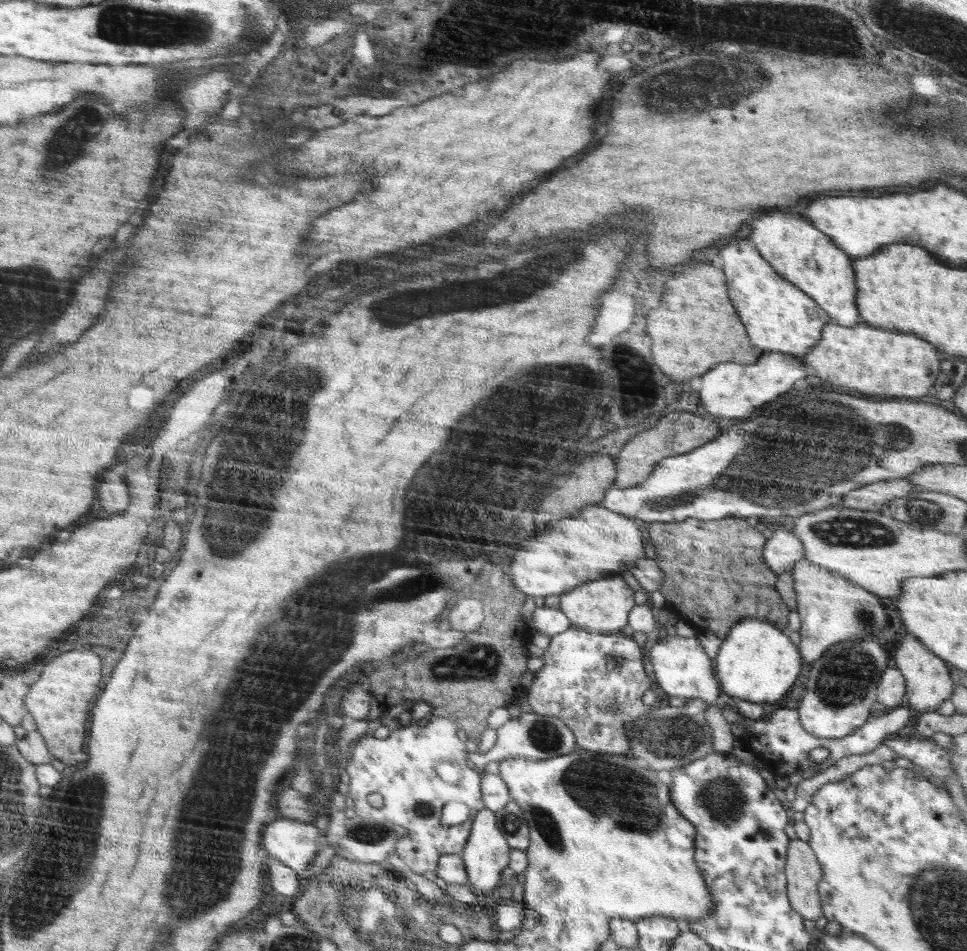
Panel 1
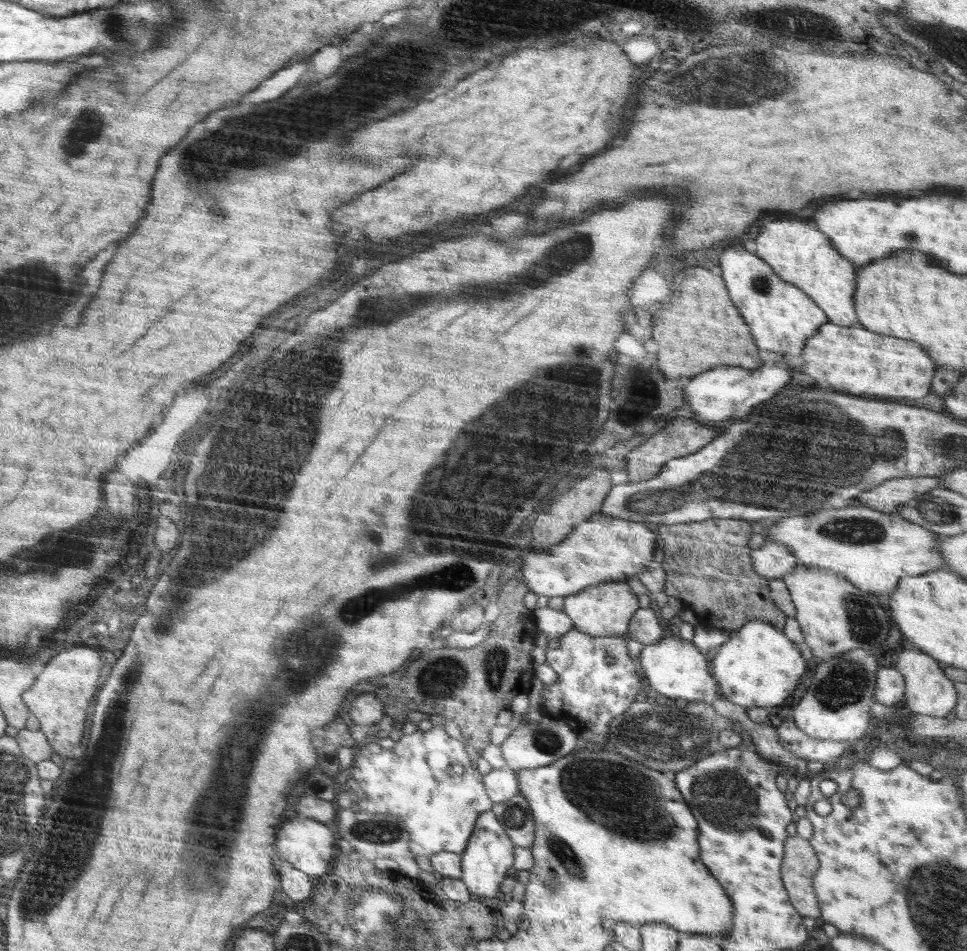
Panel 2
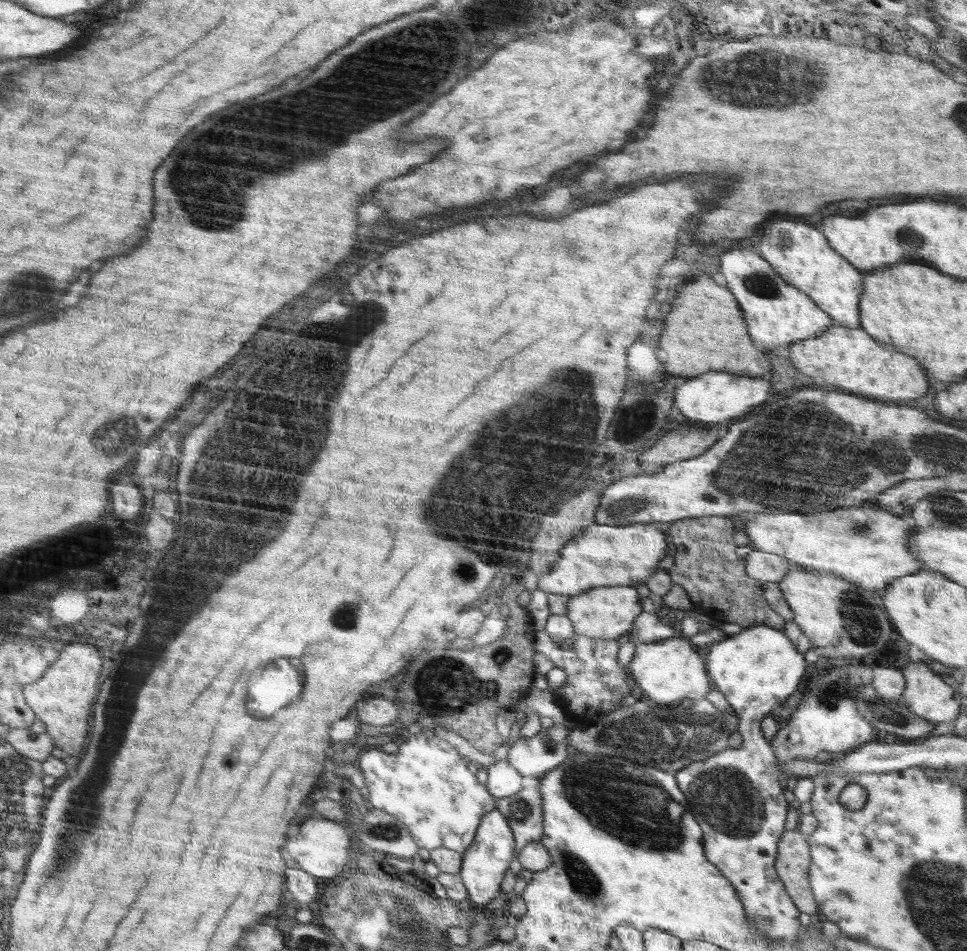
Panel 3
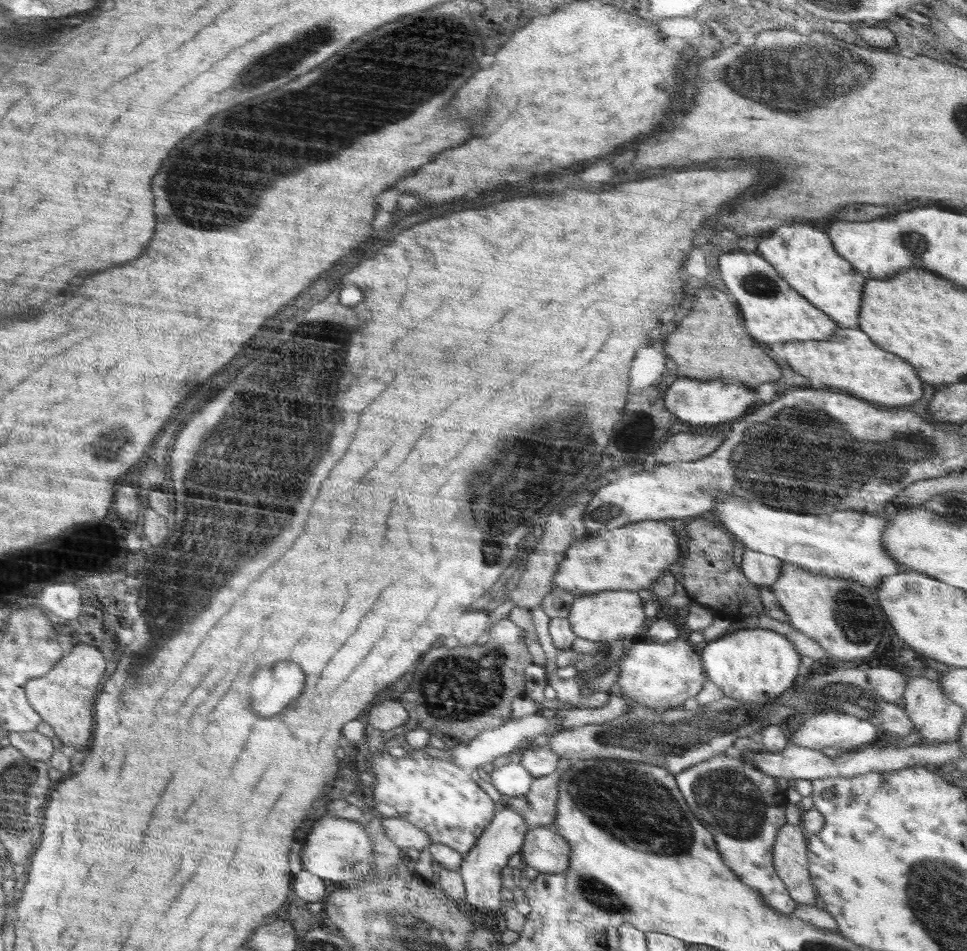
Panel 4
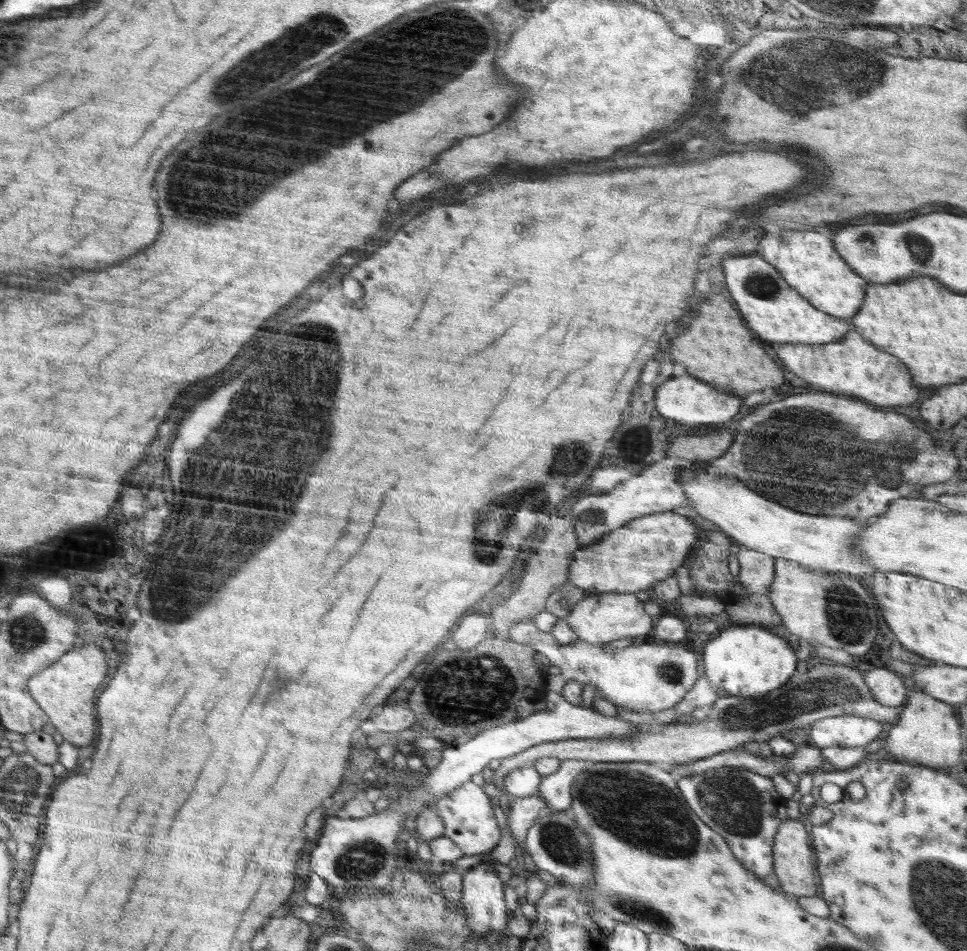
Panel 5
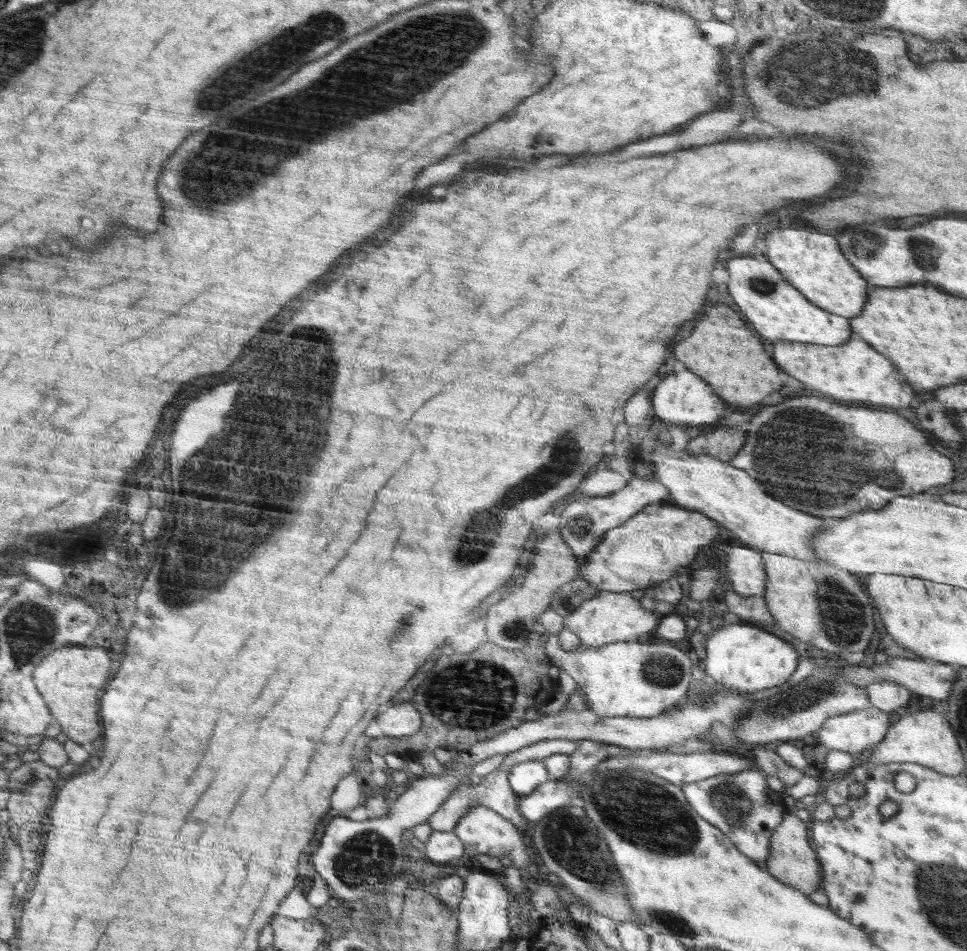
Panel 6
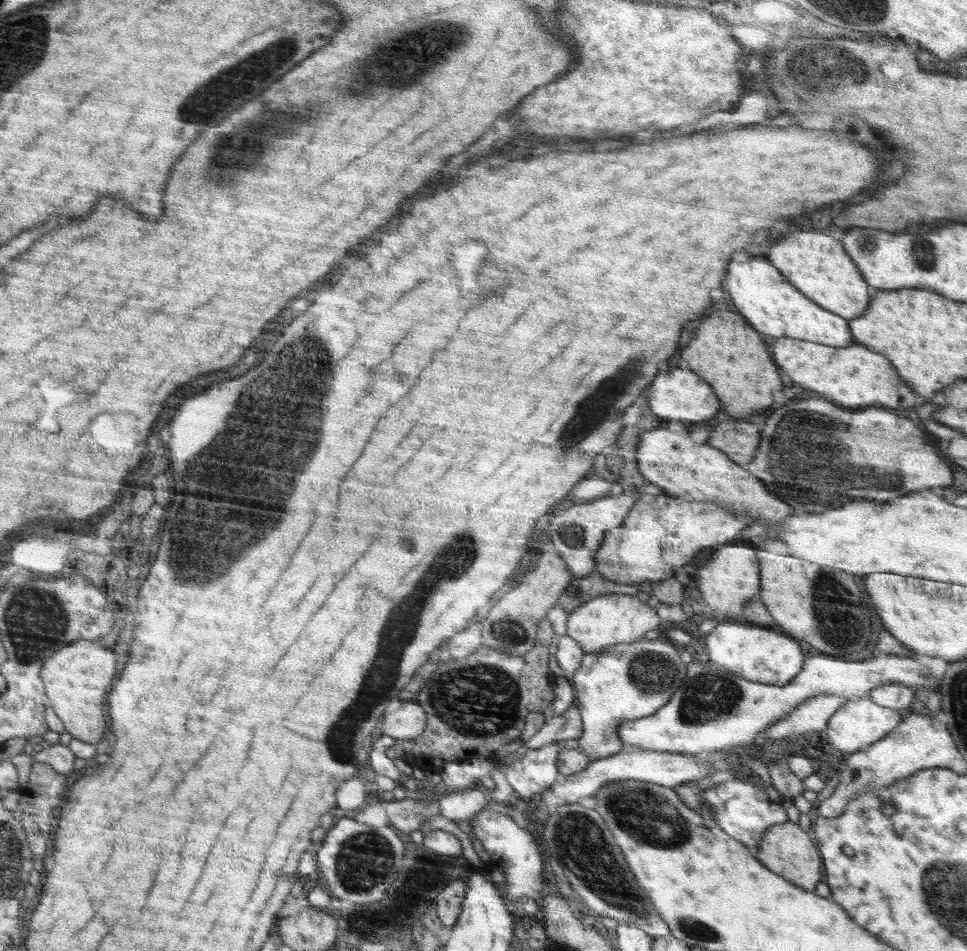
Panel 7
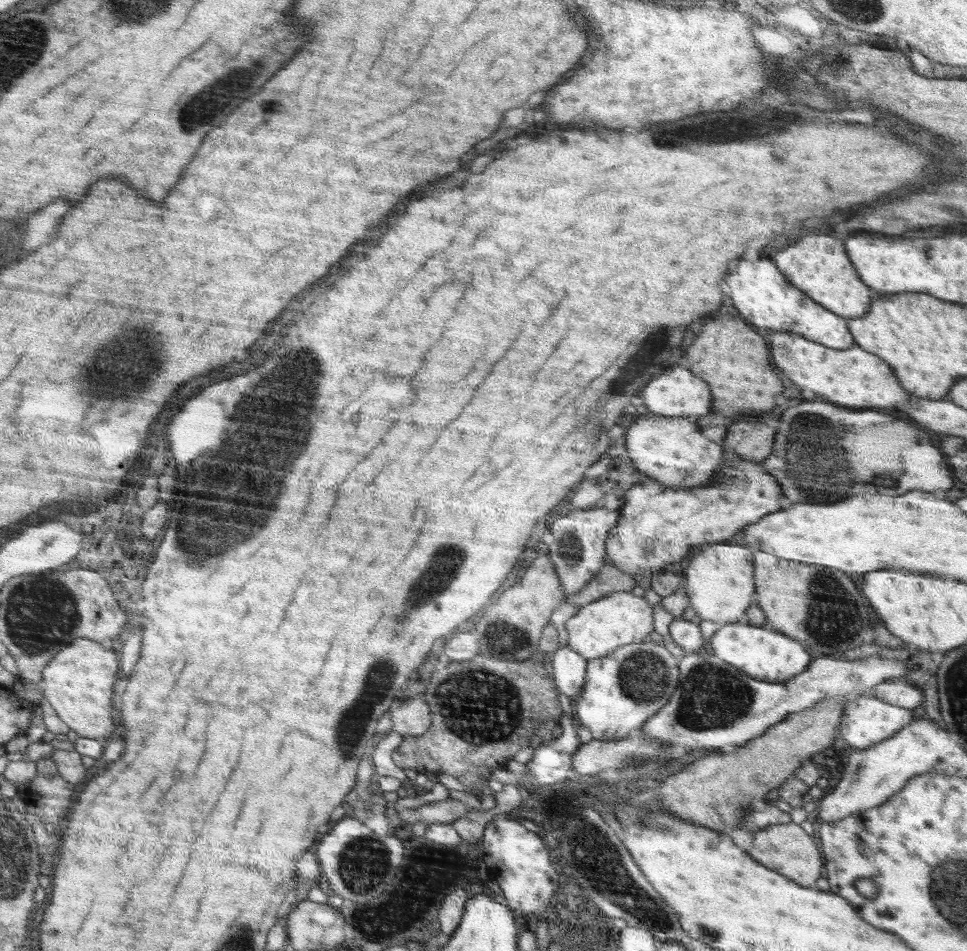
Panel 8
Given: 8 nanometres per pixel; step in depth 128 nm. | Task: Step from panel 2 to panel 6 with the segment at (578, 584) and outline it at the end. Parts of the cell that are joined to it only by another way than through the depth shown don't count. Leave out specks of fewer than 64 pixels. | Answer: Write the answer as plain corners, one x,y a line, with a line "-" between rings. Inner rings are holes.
672,502
652,503
646,505
640,513
634,514
625,524
610,530
589,554
587,562
579,565
578,575
601,592
630,593
638,589
647,589
669,580
681,568
688,569
699,552
699,547
711,546
724,531
718,522
707,518
700,511
685,509

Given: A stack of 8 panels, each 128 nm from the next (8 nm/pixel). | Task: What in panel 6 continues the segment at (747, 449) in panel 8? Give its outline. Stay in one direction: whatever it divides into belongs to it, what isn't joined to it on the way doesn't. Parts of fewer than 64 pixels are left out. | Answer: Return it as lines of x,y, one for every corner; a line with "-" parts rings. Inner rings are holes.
747,423
729,426
729,428
720,428
720,430
714,430
712,434
699,435
690,440
684,450
689,453
712,455
712,457
722,461
732,460
738,454
738,450
744,446
744,442
746,442
746,430

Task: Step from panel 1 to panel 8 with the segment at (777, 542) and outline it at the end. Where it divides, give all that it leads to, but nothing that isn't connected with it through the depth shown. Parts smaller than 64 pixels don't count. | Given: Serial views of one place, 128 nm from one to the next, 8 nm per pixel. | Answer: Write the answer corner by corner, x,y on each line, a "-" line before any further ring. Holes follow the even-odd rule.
716,543
704,545
691,553
691,563
683,571
683,587
688,607
694,608
697,620
712,620
718,627
743,620
746,609
755,603
753,546

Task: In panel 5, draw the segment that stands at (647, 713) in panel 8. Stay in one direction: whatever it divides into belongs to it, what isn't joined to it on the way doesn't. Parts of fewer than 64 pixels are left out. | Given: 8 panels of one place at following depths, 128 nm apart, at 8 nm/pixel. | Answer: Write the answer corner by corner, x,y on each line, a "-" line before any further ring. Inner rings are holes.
533,618
516,622
508,630
509,640
531,645
550,661
552,667
558,668
562,678
594,686
596,695
624,710
657,713
674,707
700,678
697,655
670,641
650,644
640,640
623,649
612,649
609,644
592,645
580,639
565,645
558,643
551,632
538,630
534,624
-
568,759
563,761
560,768
554,772
542,777
539,784
540,797
547,803
546,812
567,810
572,803
572,784
576,778
586,770
588,761

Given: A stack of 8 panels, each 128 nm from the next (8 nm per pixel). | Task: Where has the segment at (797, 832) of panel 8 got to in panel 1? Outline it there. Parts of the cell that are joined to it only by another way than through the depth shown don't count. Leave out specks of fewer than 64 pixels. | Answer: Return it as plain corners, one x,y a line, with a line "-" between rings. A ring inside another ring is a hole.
794,839
789,842
785,862
787,896
791,907
806,920
822,918
818,881
823,870
809,842

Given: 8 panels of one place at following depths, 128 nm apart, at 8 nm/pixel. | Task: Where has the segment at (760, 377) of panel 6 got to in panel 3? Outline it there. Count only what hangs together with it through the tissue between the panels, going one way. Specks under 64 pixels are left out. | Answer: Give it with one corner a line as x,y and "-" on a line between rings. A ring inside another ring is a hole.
698,276
686,286
680,286
674,308
666,320
668,322
666,322
664,334
668,336
662,334
662,338
666,340
666,346
662,346
660,342
660,348
666,350
668,354
666,364
670,374
698,376
698,374
706,374
708,370
718,370
718,372
722,370
722,372
760,378
766,372
772,372
772,370
766,370
768,358
754,348
748,336
736,298
708,276
-
670,344
672,344
672,352
670,352

